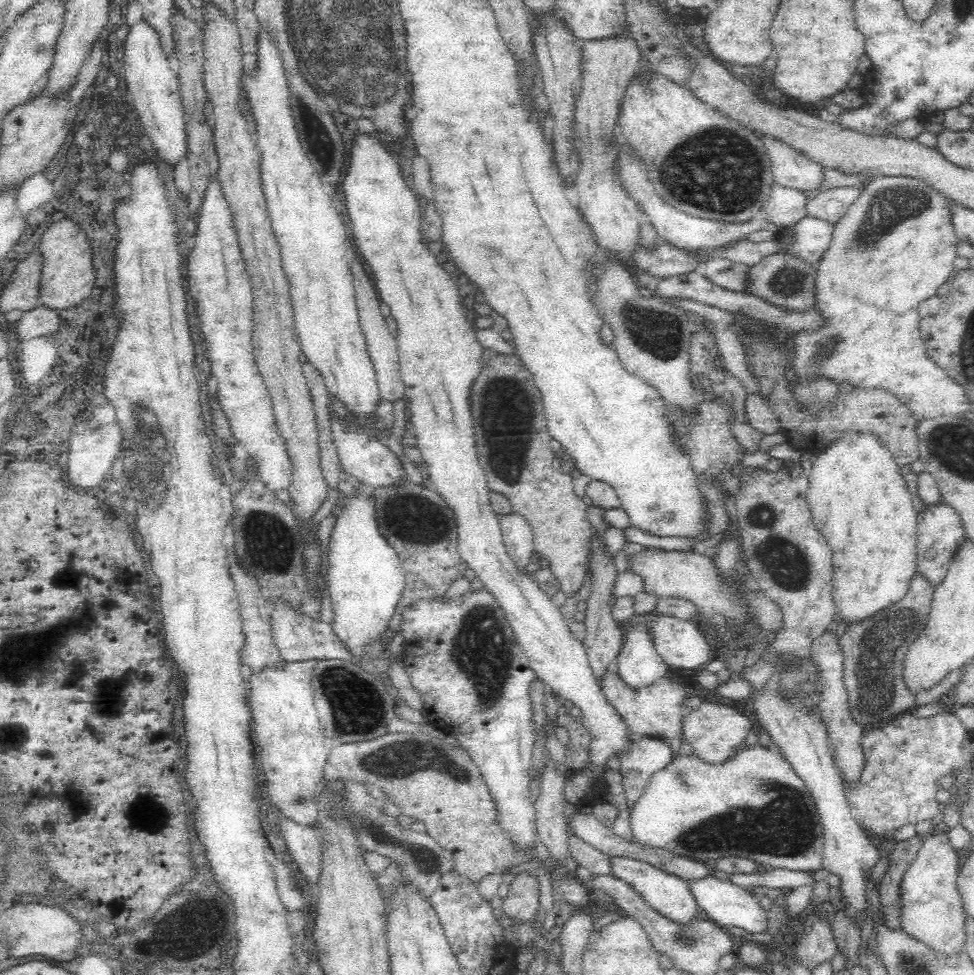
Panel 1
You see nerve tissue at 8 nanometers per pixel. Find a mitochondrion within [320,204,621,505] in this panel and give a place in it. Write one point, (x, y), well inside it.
(500, 412)

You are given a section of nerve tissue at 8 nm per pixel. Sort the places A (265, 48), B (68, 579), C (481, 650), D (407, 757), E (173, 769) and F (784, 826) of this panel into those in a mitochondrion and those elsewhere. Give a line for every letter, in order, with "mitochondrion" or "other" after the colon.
A: other
B: other
C: mitochondrion
D: mitochondrion
E: other
F: mitochondrion

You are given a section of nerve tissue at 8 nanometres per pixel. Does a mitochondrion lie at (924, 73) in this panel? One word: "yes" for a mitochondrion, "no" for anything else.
no

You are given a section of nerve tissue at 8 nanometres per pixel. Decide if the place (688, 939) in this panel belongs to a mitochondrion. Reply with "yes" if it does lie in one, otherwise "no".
yes

